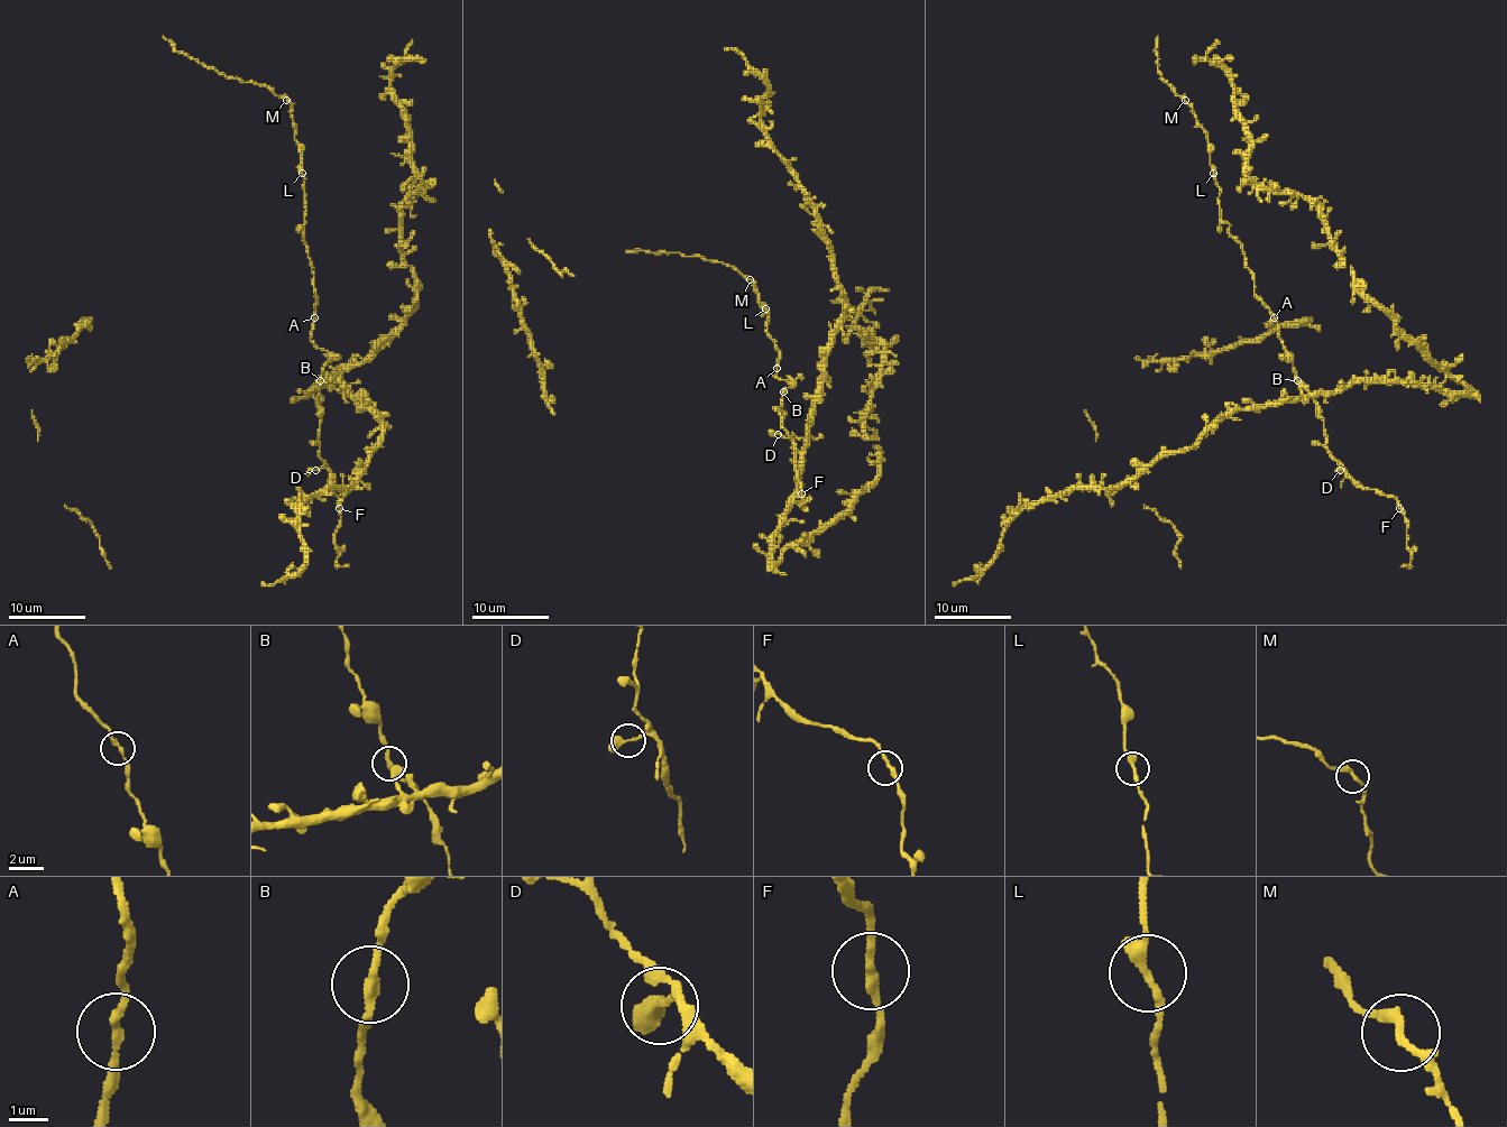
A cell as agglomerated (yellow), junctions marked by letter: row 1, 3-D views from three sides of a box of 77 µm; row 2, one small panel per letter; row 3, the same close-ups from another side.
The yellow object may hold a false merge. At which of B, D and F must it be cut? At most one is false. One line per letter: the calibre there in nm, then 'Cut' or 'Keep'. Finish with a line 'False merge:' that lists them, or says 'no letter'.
B: Thickness 240 nm. Keep
D: Thickness 280 nm. Keep
F: Thickness 240 nm. Keep
False merge: no letter

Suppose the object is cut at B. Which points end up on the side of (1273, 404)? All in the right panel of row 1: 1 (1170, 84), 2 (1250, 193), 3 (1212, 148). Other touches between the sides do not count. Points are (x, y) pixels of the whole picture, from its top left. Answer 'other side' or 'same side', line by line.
1: other side
2: same side
3: other side

